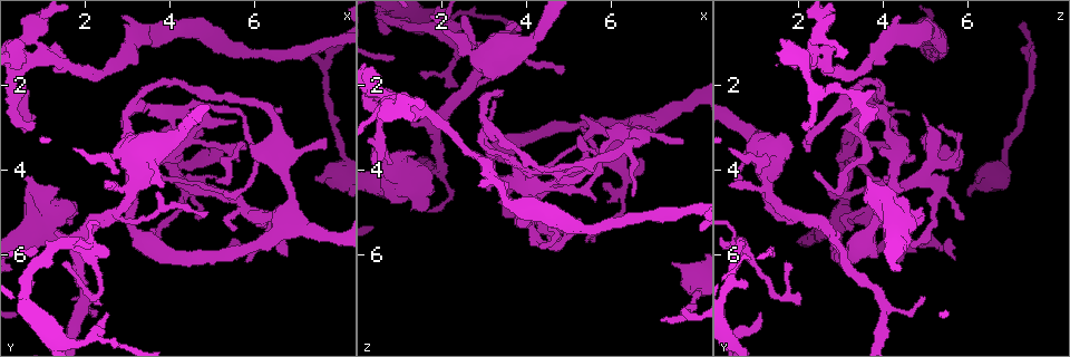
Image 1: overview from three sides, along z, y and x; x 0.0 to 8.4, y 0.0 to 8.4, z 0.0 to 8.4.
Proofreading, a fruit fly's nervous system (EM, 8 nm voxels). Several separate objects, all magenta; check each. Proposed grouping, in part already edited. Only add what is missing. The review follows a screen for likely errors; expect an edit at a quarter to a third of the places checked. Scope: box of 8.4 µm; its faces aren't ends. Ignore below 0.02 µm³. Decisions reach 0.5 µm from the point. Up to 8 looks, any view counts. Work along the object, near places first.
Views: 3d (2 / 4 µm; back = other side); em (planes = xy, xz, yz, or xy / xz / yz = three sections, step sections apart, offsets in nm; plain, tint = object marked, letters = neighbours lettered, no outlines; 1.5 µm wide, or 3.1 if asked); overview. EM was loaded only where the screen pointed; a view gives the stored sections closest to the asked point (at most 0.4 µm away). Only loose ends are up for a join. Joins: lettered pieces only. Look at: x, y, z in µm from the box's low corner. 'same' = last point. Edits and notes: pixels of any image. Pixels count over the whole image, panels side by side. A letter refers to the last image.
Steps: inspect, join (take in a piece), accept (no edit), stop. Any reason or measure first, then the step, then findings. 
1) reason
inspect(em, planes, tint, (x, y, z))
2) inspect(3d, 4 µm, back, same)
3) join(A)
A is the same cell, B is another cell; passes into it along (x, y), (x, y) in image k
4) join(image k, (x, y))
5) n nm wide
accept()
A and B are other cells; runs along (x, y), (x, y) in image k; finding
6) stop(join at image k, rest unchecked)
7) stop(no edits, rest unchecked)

an open end
inspect(em, planes, plain, (0.85, 2.90, 2.10))

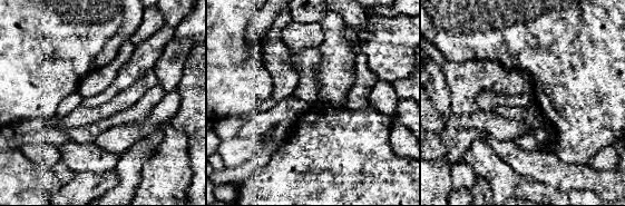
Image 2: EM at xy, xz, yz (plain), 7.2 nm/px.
inspect(em, planes, letters, same)

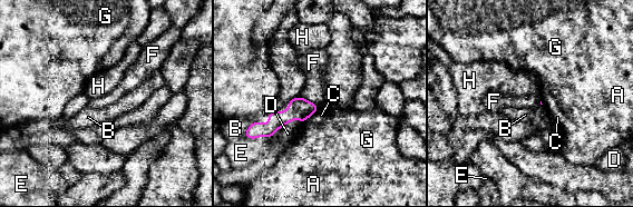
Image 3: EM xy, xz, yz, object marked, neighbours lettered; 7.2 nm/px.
accept()
A, B, C, D, E, F, G and H are other cells; no lettered piece goes on from it

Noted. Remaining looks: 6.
an open end
inspect(3d, 4 µm, (1.30, 1.00, 2.75))

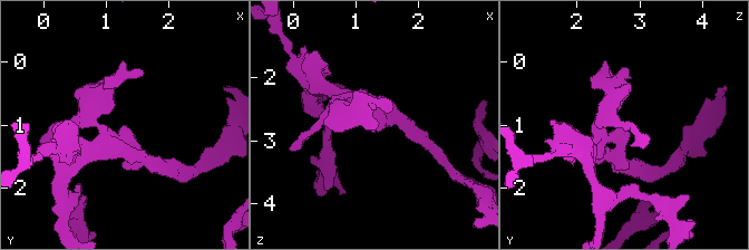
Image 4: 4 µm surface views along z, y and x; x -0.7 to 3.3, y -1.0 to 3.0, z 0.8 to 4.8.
inspect(em, planes, letters, (1.25, 1.00, 2.75))

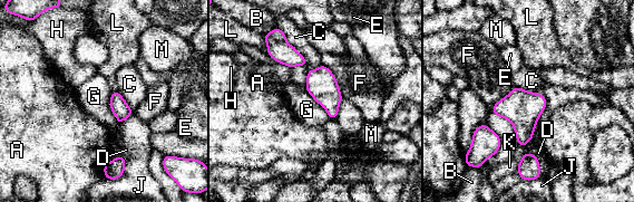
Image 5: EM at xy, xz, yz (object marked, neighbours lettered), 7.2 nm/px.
accept()
A, B, C, D, E, F, G, H, J, K, L and M are other cells; border along (305, 65), (295, 65), (291, 68) in image 5; none of them fits

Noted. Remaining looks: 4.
thin end
inspect(3d, 4 µm, (5.55, 2.75, 4.05))

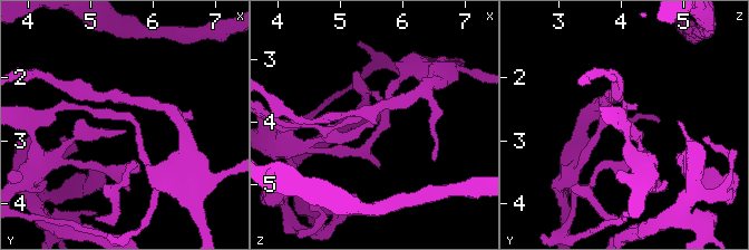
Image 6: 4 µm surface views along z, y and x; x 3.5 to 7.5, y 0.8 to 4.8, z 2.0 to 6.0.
need the tissue
inspect(em, yz, step 4, letters, (5.55, 2.80, 4.00))

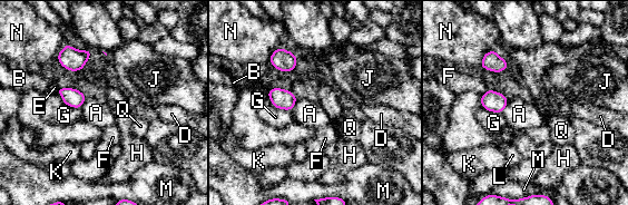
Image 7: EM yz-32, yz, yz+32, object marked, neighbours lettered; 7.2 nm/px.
G touches over 220 nm
accept()
A, B, D, E, F, G, H, J, K, L, M, N and Q are other cells; border along (509, 100), (501, 111) in image 7; none of them fits

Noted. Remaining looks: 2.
stop(no edits, rest unchecked)

